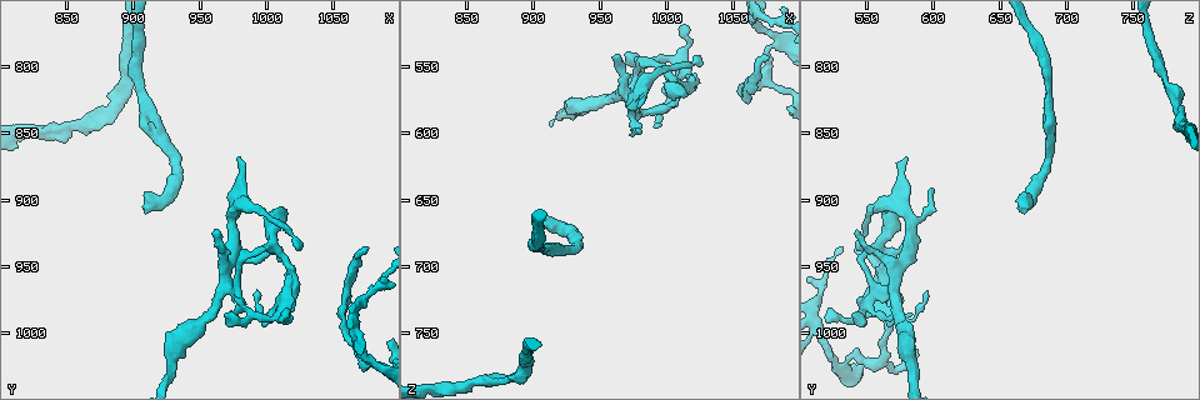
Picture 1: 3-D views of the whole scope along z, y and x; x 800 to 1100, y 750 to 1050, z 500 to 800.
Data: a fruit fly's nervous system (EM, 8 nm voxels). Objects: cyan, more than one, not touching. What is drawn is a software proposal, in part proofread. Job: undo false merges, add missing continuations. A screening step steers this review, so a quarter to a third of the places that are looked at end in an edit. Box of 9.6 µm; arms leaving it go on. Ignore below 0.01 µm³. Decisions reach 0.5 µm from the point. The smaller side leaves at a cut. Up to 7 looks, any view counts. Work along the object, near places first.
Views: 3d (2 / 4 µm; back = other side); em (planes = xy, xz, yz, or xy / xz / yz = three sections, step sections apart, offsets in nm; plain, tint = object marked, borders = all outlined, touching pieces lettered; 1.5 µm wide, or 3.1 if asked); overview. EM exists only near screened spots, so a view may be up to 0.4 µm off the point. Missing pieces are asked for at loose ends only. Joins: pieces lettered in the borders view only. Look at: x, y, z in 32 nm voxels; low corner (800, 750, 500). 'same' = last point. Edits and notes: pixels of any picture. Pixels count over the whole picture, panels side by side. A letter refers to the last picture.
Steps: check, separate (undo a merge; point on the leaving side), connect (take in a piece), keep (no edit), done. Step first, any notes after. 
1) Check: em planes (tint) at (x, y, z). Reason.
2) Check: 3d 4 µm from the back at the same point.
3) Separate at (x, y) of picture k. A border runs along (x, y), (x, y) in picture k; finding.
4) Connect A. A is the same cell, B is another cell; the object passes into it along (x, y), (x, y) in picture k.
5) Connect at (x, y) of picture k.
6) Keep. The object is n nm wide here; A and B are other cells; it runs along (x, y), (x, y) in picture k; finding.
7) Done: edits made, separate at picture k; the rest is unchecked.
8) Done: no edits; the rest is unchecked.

Check: 3d 4 µm from the back at (968, 986, 540). An open end.

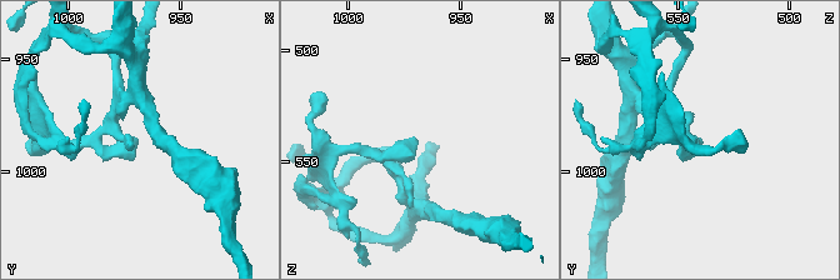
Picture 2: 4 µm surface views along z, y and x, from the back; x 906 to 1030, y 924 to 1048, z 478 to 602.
Check: em planes (borders) at (969, 985, 539). Shape alone is not enough.

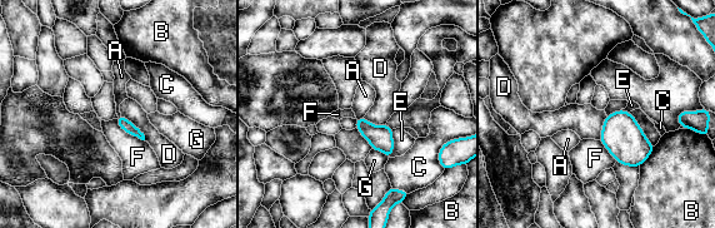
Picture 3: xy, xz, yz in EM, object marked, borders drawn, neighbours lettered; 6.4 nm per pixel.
Keep. The longest contact is with G, 280 nm; A, B, C, D, E, F and G are other cells; none of them fits.

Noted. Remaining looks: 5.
Check: 3d 2 µm at (980, 894, 600). Branch stops here.

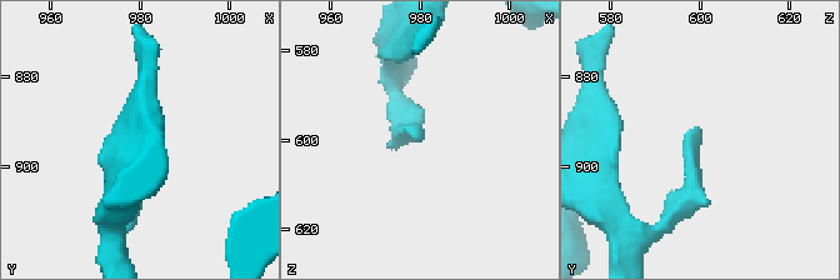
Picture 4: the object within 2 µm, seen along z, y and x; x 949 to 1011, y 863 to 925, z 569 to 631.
Check: em planes (borders) at (979, 892, 599).

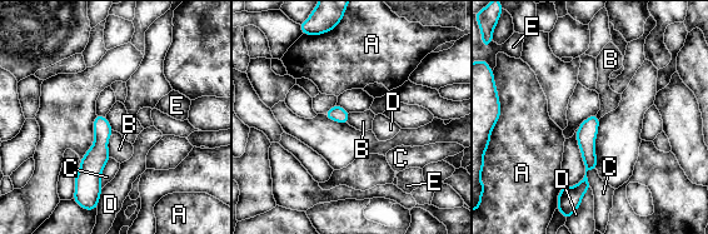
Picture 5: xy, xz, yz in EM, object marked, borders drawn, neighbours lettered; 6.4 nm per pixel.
Keep. The longest contact is with C, 200 nm; A, B, C, D and E are other cells; a border runs along (113, 130), (108, 143), (109, 157) in picture 5; none of them fits.

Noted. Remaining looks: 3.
Check: em planes (borders) at (1076, 936, 544). End of a long branch.

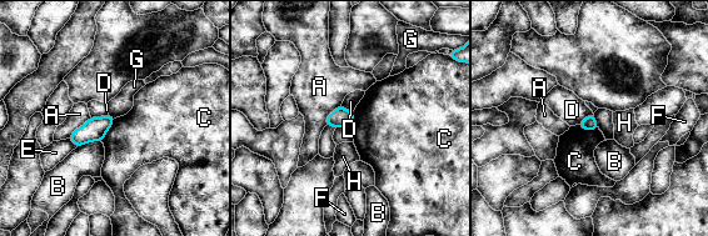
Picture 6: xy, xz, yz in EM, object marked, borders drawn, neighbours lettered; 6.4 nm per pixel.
Keep. The longest contact is with A, 200 nm; A, B, C, D, E, F, G and H are other cells; no lettered piece goes on from it.

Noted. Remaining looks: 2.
Done: no edits; the rest is unchecked.

